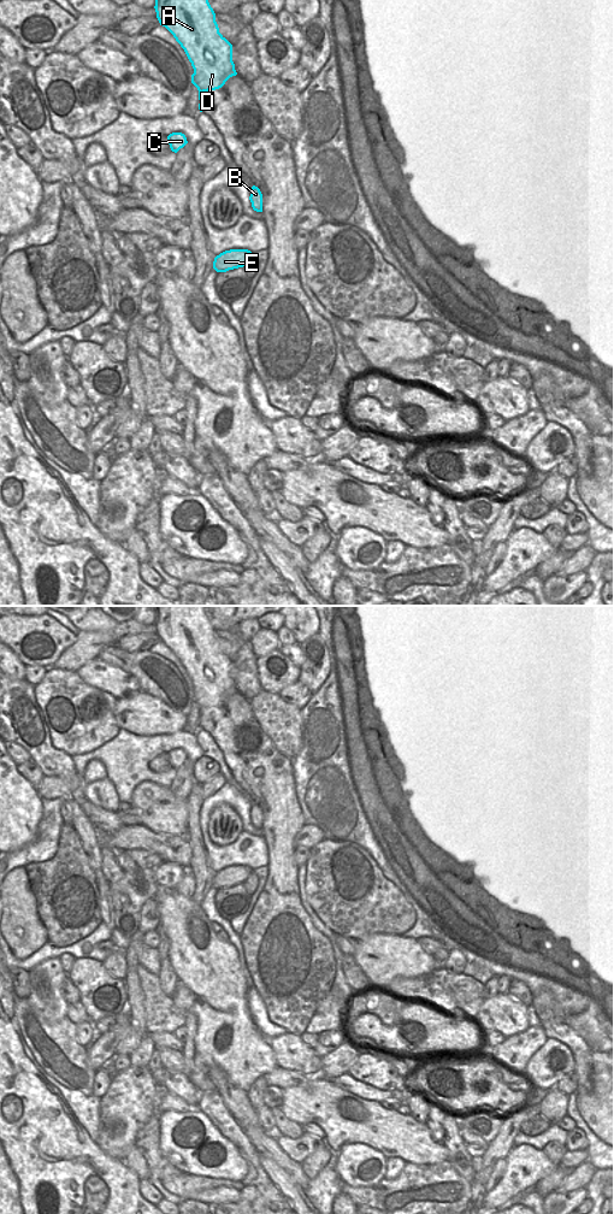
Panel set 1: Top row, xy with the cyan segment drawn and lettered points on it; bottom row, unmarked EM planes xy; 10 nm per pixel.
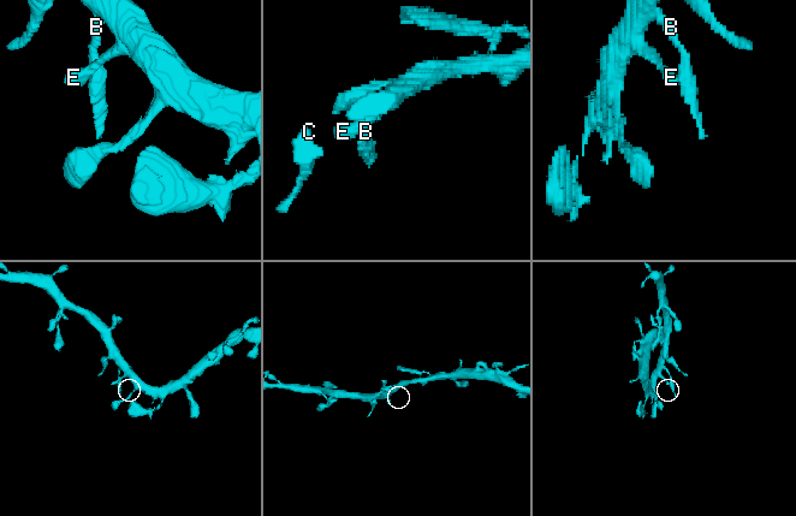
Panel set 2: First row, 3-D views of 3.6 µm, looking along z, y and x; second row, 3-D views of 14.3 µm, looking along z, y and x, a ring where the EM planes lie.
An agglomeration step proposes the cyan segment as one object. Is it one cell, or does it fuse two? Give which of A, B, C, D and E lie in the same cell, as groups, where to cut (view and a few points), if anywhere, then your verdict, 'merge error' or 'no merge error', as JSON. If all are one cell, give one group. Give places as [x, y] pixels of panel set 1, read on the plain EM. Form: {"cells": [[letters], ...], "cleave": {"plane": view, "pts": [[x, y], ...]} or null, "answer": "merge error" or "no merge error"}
{"cells": [["A", "B", "C", "D", "E"]], "cleave": null, "answer": "no merge error"}

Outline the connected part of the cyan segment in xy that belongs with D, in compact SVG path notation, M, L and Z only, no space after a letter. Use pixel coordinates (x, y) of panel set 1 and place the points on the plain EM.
M149 606L155 612L155 629L160 642L165 643L176 655L176 658L184 666L194 690L191 691L191 700L199 707L199 717L201 711L208 707L222 705L225 699L236 693L235 680L232 678L232 661L219 649L216 638L216 630L211 624L206 613L207 606Z

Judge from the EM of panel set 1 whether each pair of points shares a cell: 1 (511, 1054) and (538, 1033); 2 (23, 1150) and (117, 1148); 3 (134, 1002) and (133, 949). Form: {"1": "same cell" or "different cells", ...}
{"1": "same cell", "2": "different cells", "3": "same cell"}

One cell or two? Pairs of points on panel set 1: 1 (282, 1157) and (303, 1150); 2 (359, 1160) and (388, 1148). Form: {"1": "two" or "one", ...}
{"1": "two", "2": "two"}

